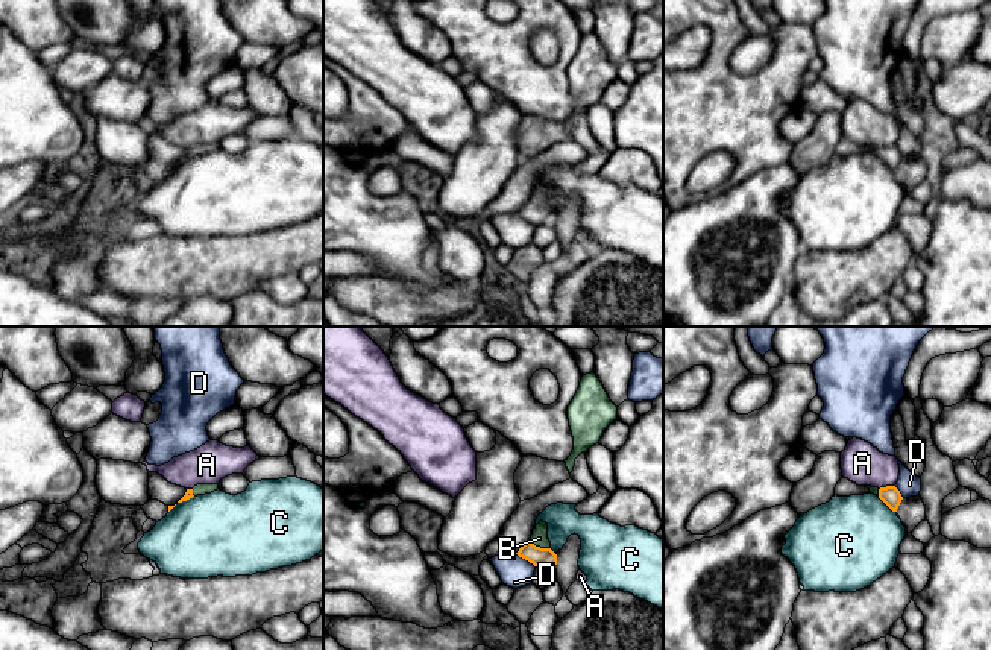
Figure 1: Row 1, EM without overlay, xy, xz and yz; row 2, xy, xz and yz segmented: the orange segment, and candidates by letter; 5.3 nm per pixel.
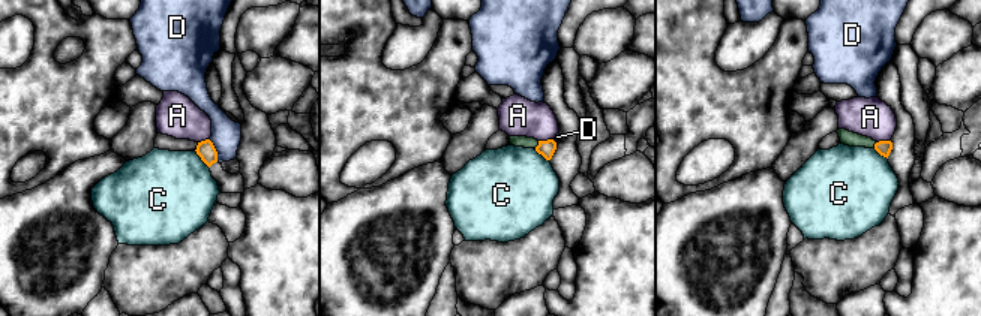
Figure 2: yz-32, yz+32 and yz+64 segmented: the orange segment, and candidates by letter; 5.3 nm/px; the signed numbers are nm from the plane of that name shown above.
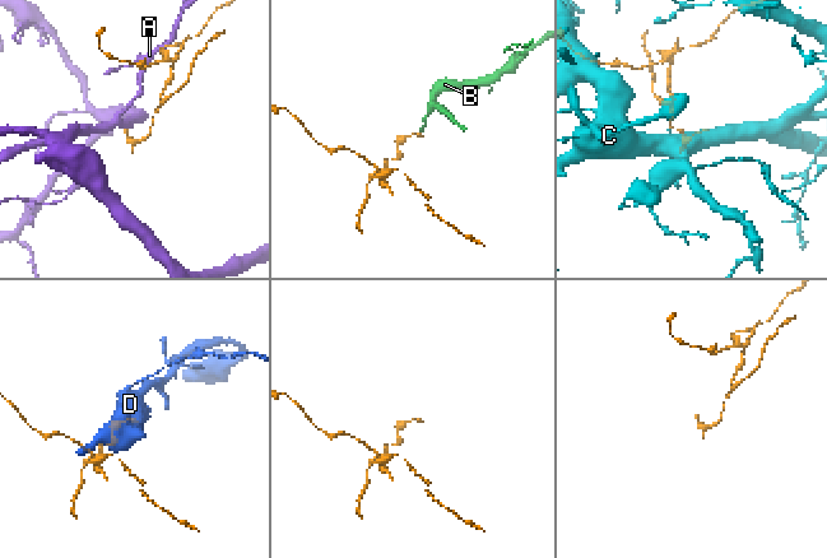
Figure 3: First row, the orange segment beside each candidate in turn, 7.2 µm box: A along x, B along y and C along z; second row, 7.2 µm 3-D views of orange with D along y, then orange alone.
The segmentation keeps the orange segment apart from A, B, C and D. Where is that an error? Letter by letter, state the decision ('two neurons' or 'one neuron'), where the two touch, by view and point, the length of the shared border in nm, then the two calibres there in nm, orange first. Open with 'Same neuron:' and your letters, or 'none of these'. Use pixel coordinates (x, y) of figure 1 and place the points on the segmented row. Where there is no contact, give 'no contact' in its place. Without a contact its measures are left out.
Same neuron: B
A: two neurons; meets orange in yz at (887, 486); contact 90 nm long; 100 nm thick on the orange side, 220 nm on the other
B: one neuron; meets orange in xz at (539, 547); contact 130 nm long; 100 nm thick on the orange side, 90 nm on the other
C: two neurons; meets orange in yz at (887, 504); contact 130 nm long; 100 nm thick on the orange side, 460 nm on the other
D: two neurons; meets orange in xz at (525, 559); contact 130 nm long; 100 nm thick on the orange side, 160 nm on the other

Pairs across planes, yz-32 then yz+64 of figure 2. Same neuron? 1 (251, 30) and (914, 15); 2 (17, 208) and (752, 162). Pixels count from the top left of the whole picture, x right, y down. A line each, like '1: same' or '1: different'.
1: different
2: different

